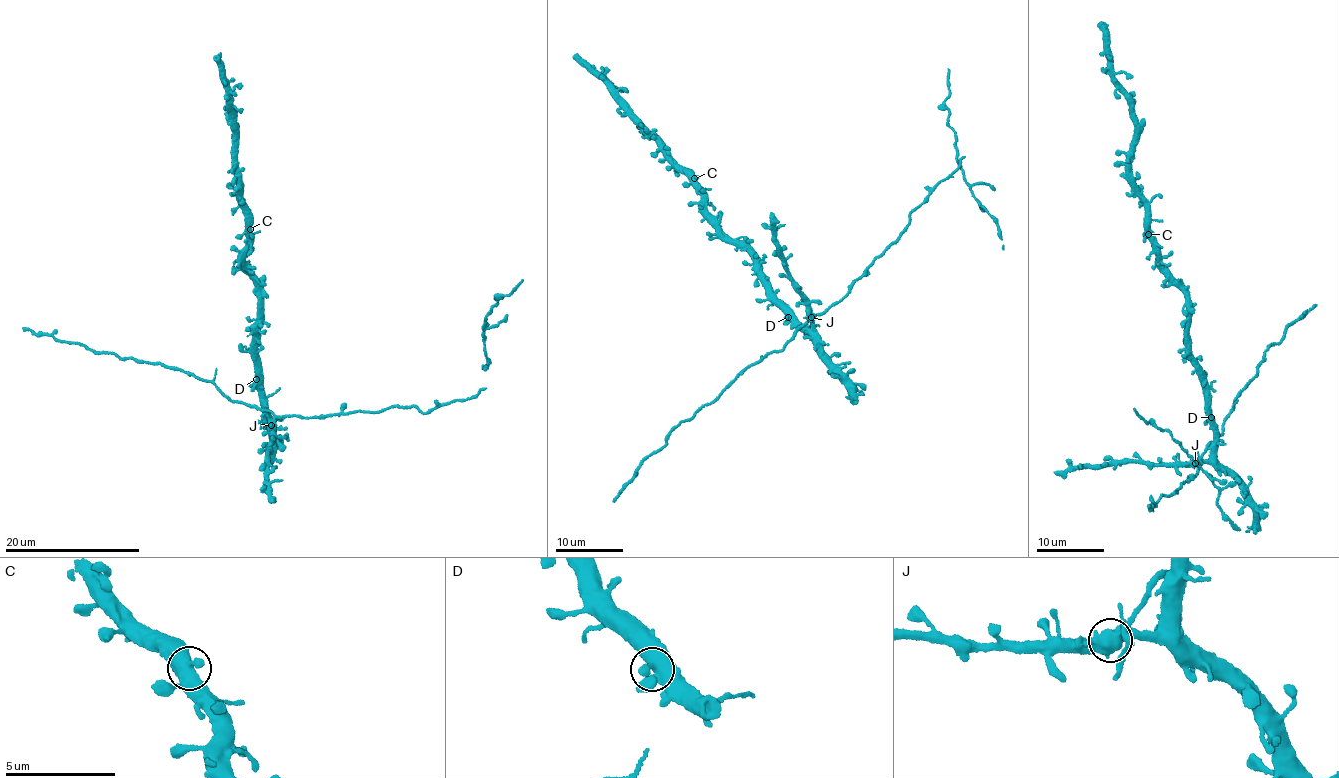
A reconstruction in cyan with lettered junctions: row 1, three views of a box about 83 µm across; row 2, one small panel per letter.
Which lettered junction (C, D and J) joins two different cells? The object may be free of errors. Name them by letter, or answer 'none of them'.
J

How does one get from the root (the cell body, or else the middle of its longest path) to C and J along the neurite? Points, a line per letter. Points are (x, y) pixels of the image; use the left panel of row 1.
C: (260, 384), (256, 335), (259, 326), (257, 280), (242, 260), (250, 229)
J: (260, 384), (261, 401), (274, 415), (271, 425)

